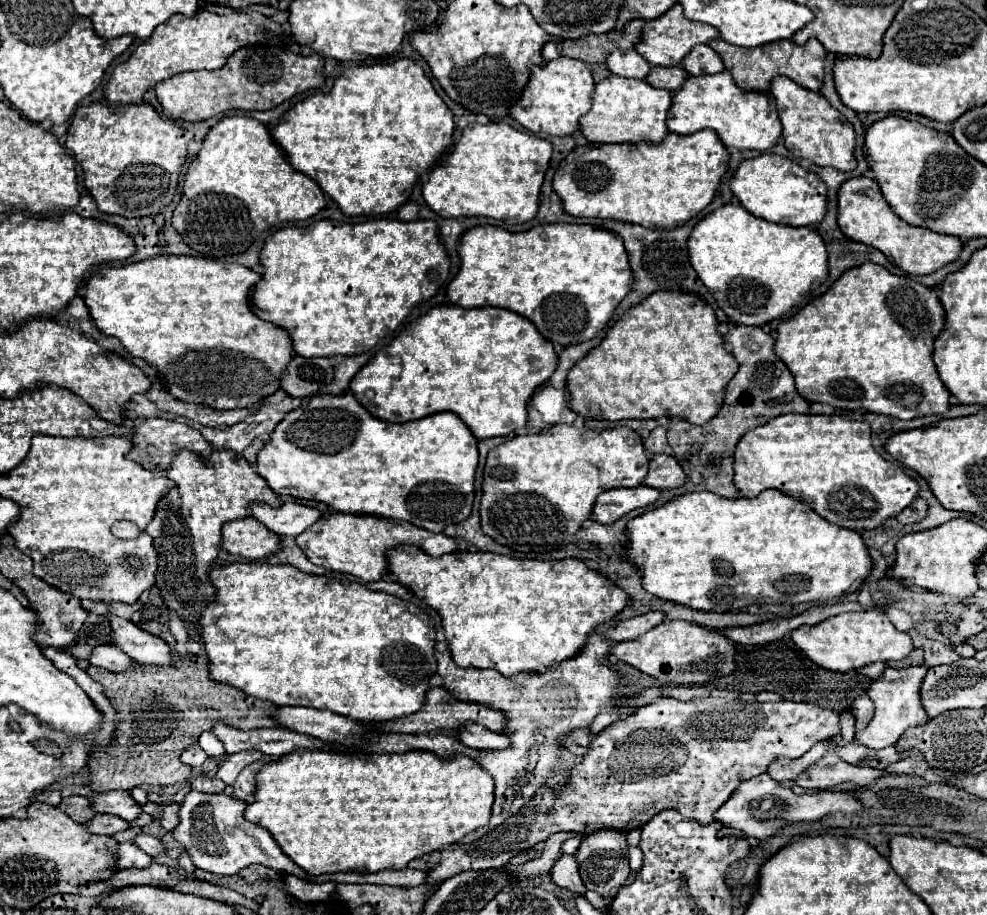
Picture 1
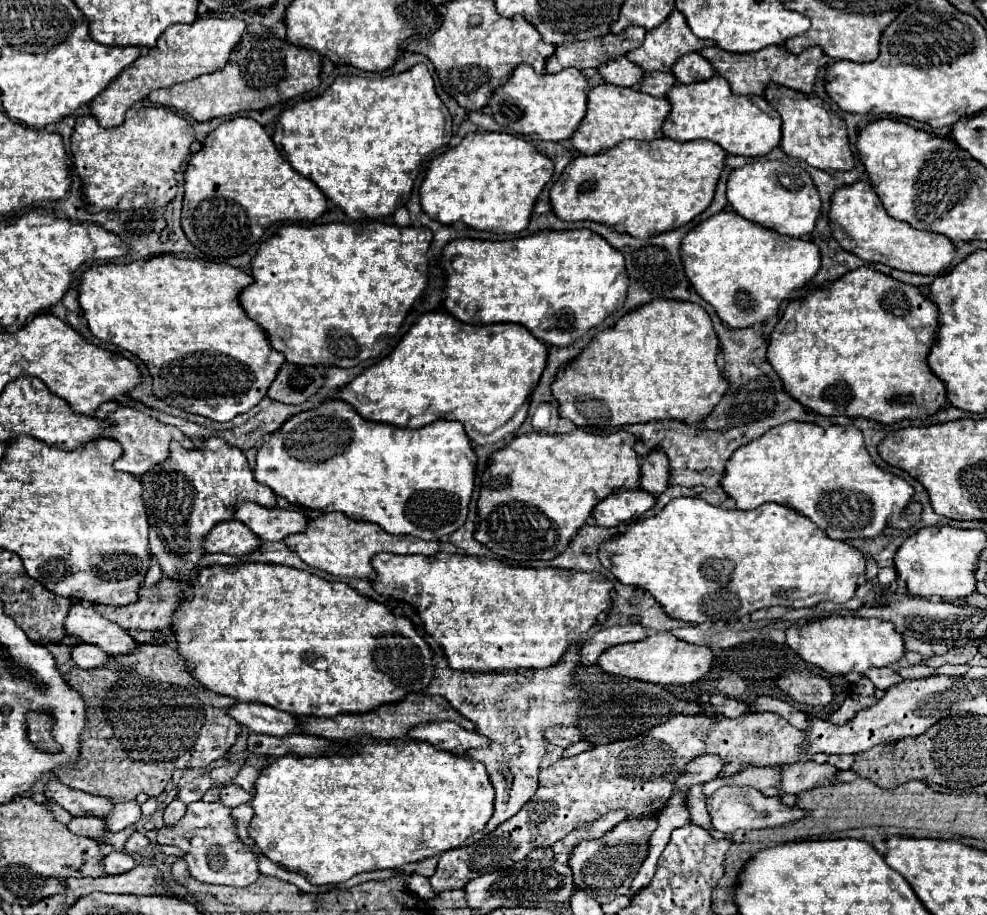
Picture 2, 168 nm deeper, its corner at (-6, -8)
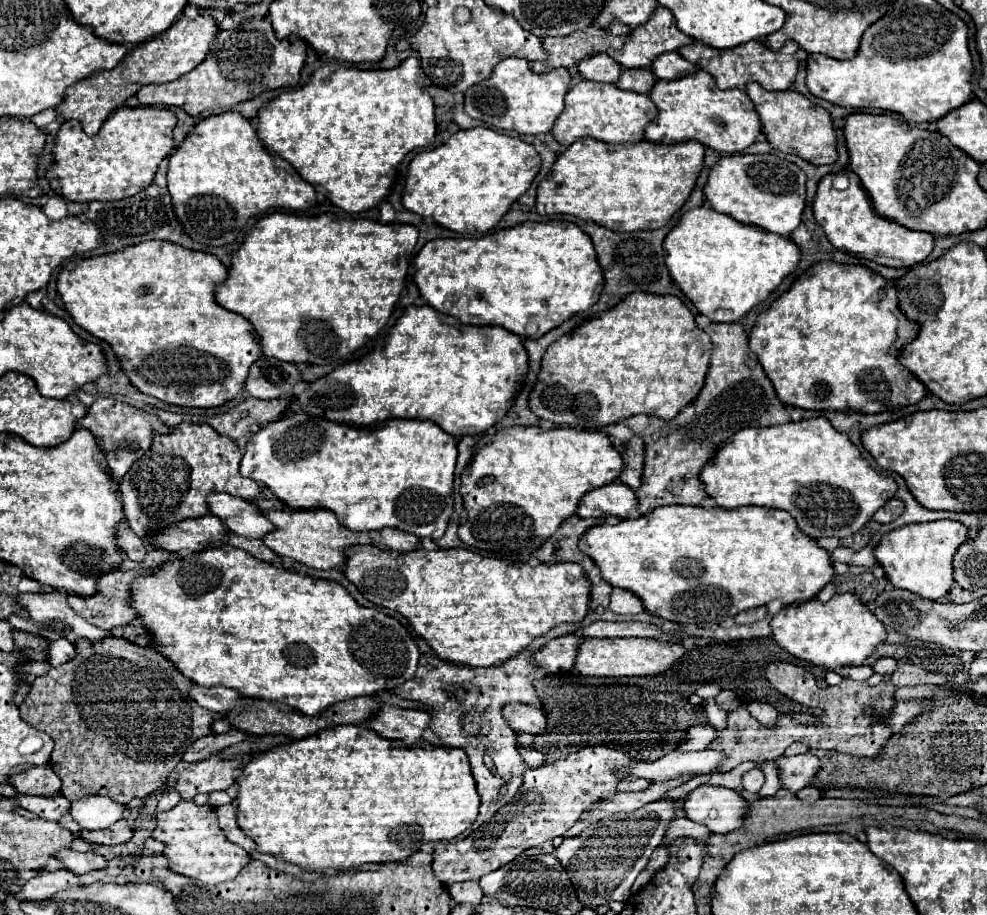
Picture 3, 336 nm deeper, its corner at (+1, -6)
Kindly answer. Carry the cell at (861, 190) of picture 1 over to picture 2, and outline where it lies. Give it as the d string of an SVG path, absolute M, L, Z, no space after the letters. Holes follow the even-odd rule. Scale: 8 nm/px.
M859 180L851 186L839 188L831 198L829 224L835 240L865 262L881 262L885 266L913 272L913 274L941 274L945 272L955 256L955 246L941 234L915 230L907 222L899 222L887 216L881 198L867 180Z

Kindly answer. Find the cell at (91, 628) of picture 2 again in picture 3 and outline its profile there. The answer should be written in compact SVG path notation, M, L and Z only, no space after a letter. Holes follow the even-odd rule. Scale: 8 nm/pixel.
M58 588L50 590L50 592L38 592L38 594L16 594L16 602L20 604L22 610L28 612L28 618L22 618L18 614L8 616L6 620L12 624L14 630L20 632L28 632L28 634L36 634L42 636L46 640L58 640L58 638L66 638L68 642L76 642L78 638L86 638L90 642L96 642L100 638L106 636L104 630L92 626L90 622L84 622L84 618L80 618L78 614L74 614L66 602L66 594Z

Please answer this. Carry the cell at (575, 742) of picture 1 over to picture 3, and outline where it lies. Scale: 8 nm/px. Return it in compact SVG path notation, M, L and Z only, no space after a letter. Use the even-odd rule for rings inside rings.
M506 704L502 712L504 712L504 720L510 724L514 732L540 734L546 730L546 714L540 708L526 704Z

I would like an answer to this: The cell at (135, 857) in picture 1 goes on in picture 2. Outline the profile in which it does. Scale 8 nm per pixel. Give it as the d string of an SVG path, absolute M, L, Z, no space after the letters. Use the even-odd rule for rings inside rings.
M111 852L109 856L105 856L103 860L103 866L105 866L105 872L107 874L121 874L121 872L127 872L135 866L135 858L125 854L125 852Z

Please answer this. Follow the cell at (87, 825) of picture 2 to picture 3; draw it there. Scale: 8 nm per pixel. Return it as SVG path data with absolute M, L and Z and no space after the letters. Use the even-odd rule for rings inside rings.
M16 794L14 798L20 808L30 810L36 816L40 816L44 820L52 820L52 822L58 822L62 818L62 814L66 814L70 808L70 800L66 800L62 794L54 794L54 796Z

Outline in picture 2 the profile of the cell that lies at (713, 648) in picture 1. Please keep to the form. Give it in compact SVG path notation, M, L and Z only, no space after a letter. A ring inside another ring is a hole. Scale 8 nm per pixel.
M657 632L647 636L641 642L619 644L609 648L599 658L601 668L607 674L617 674L633 680L653 682L653 684L673 684L673 686L687 686L701 680L713 668L713 652L707 646L695 646L685 640L675 638L671 632Z

